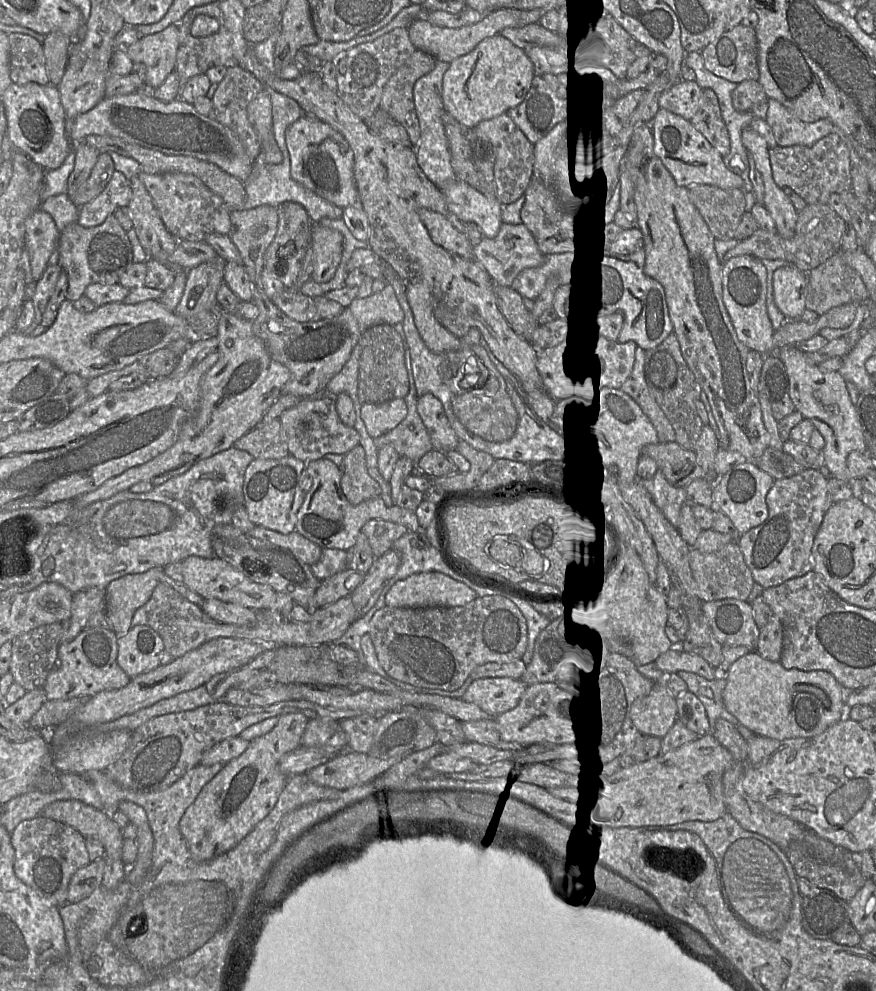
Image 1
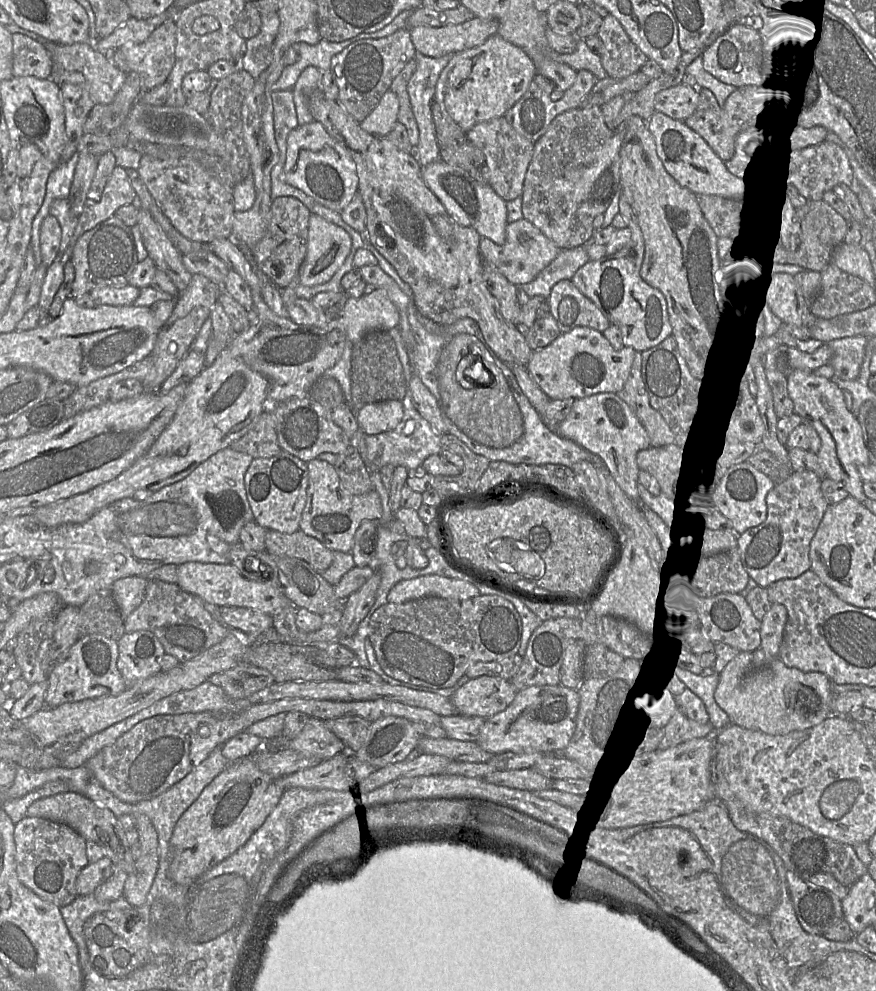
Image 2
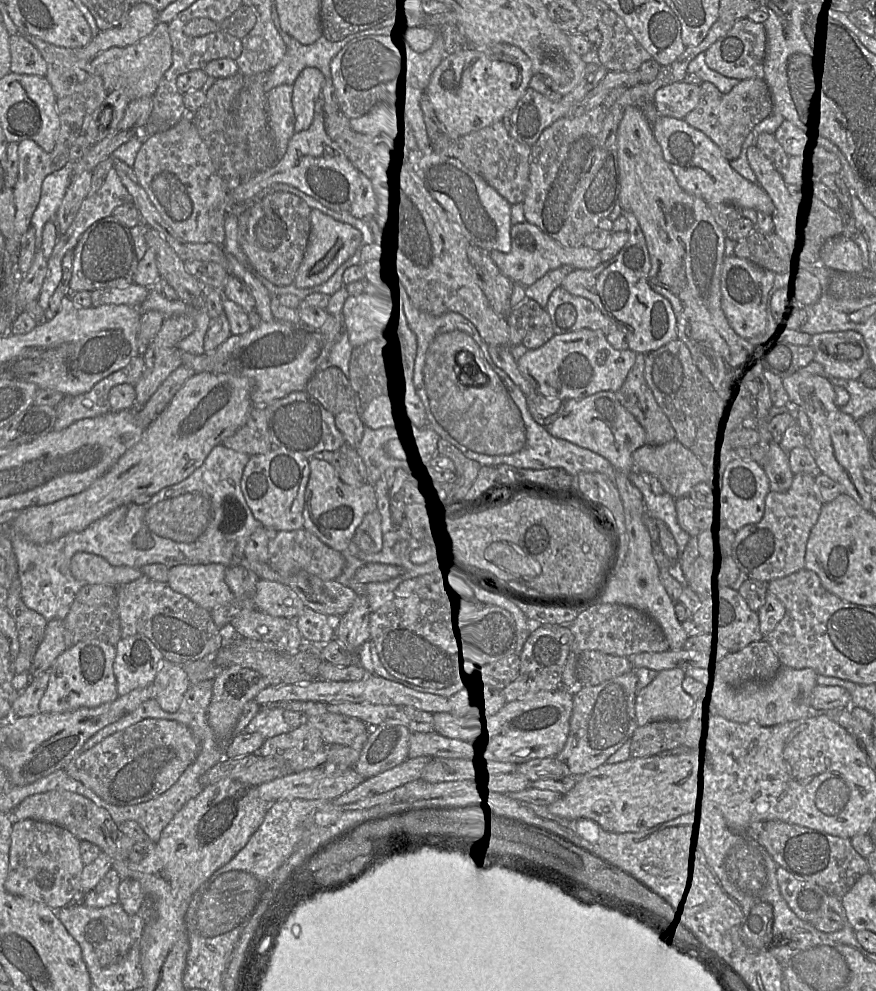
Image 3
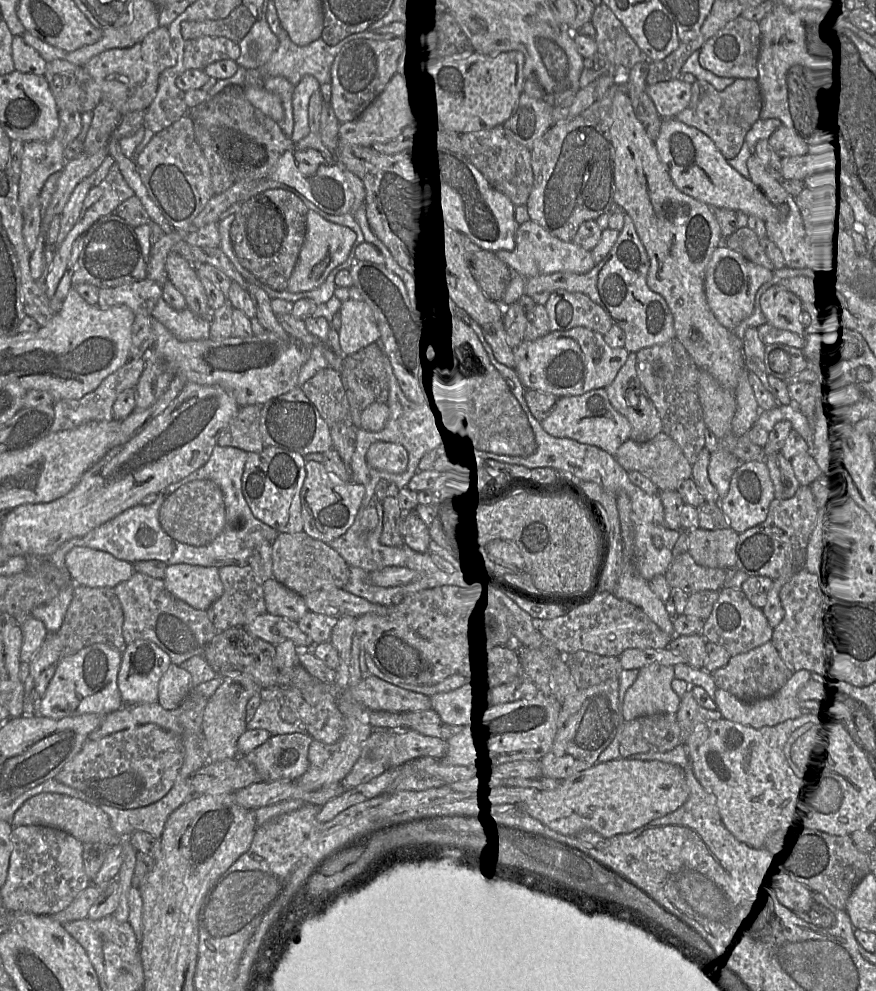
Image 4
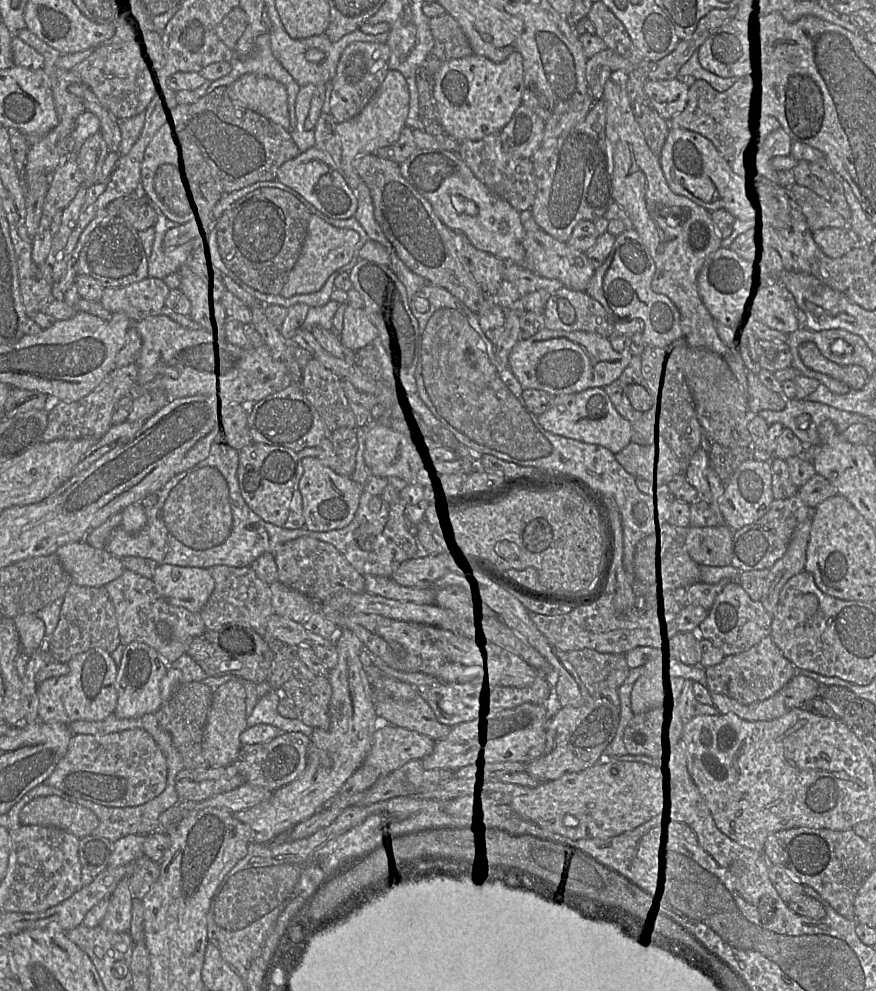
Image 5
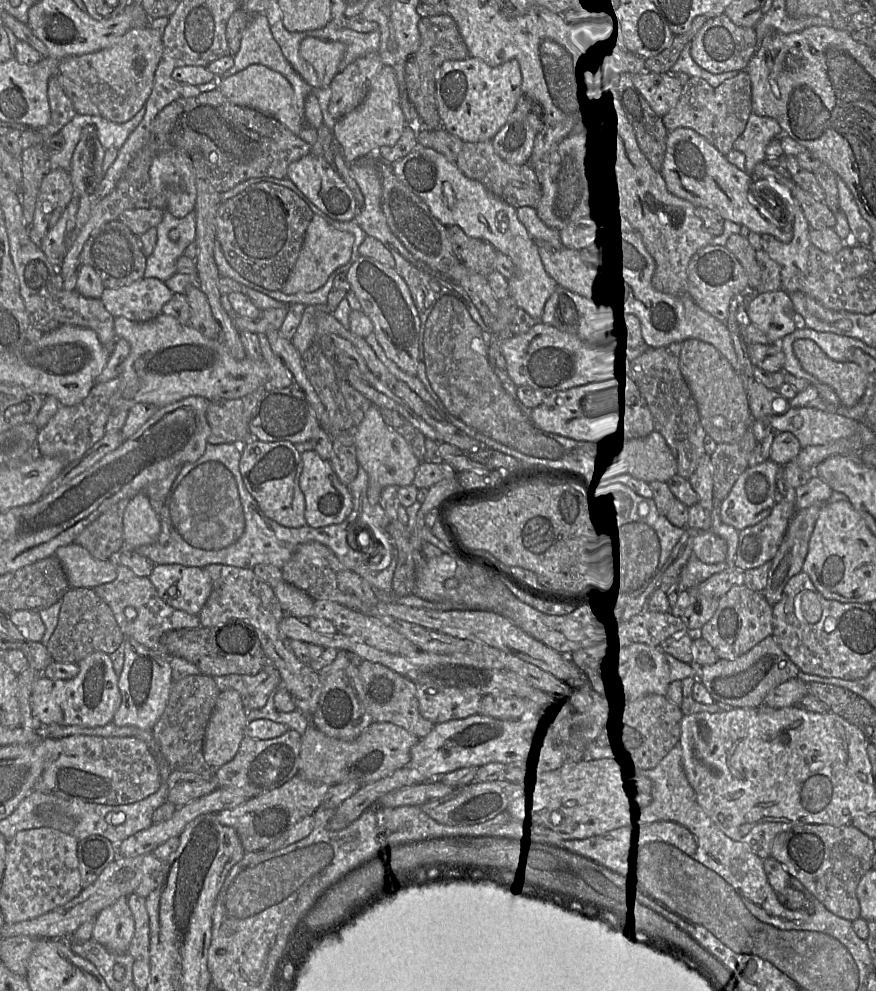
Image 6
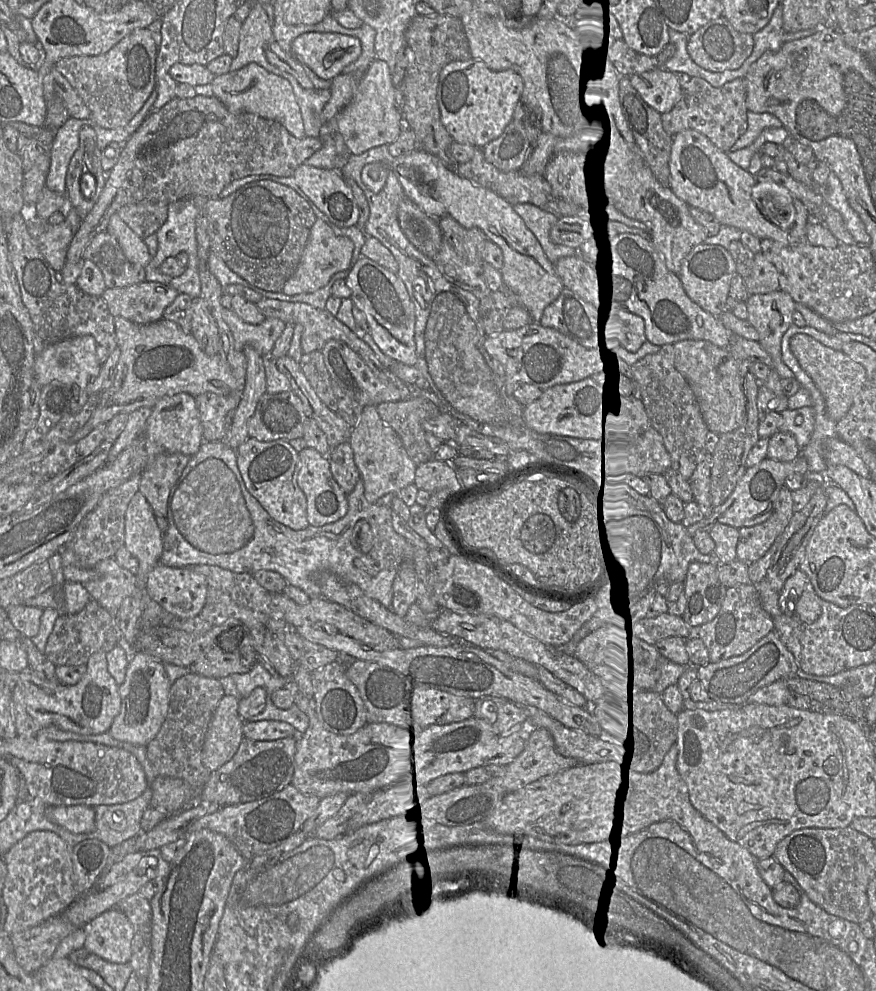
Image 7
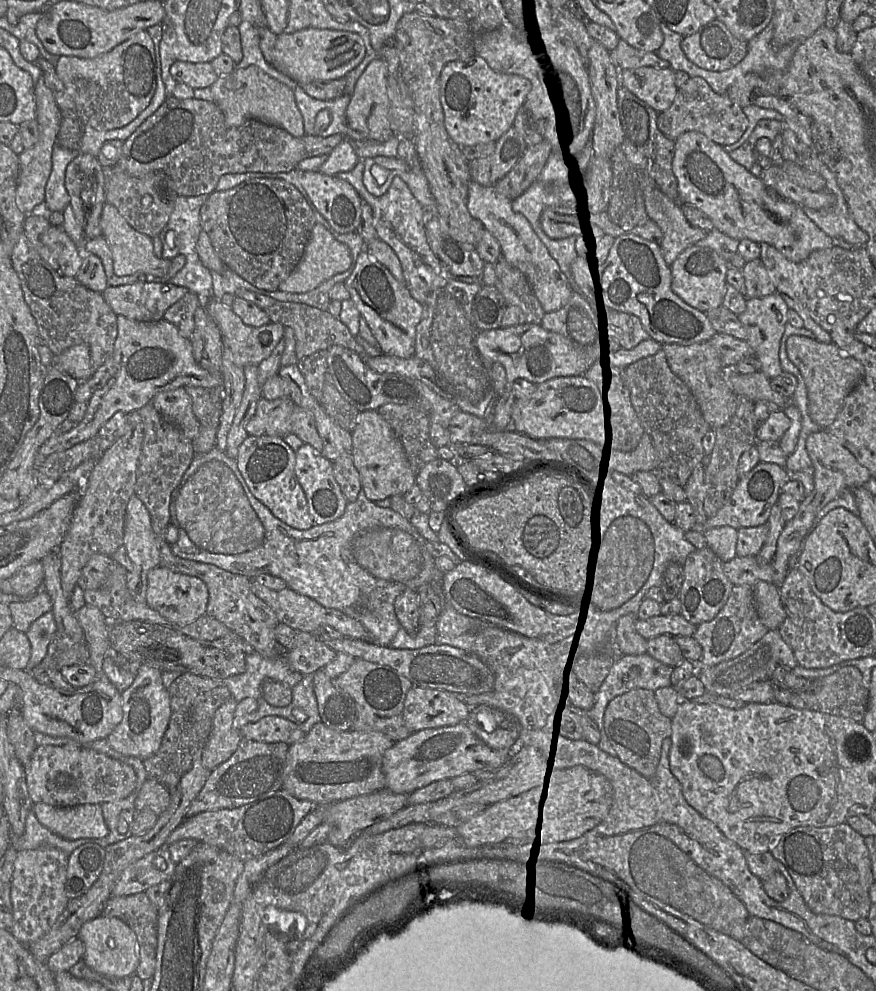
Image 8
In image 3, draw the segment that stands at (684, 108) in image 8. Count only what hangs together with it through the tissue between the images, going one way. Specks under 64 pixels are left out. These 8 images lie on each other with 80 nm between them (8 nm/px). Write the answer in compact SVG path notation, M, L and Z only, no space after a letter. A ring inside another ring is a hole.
M750 78L739 81L724 94L707 81L701 81L699 87L699 102L684 120L707 135L728 161L733 160L740 154L742 143L753 128L773 113L768 86L762 78Z

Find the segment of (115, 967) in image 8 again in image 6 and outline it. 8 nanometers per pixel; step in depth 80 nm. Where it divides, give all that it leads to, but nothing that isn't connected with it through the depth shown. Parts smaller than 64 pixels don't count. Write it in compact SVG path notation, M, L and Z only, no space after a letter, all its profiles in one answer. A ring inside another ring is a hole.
M120 897L115 903L98 913L95 918L92 939L115 953L128 952L135 923L127 897Z

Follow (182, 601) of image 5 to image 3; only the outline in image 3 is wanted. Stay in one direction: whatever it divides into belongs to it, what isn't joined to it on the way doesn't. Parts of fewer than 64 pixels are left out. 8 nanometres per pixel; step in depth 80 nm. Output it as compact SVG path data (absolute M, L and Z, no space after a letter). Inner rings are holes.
M222 564L177 565L169 568L167 583L174 591L211 611L234 599L225 582L226 568Z

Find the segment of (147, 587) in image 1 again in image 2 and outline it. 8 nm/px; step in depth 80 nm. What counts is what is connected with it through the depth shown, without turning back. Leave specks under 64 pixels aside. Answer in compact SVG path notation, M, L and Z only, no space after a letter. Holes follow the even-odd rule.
M128 576L116 580L111 586L124 621L143 602L148 580L146 576Z

